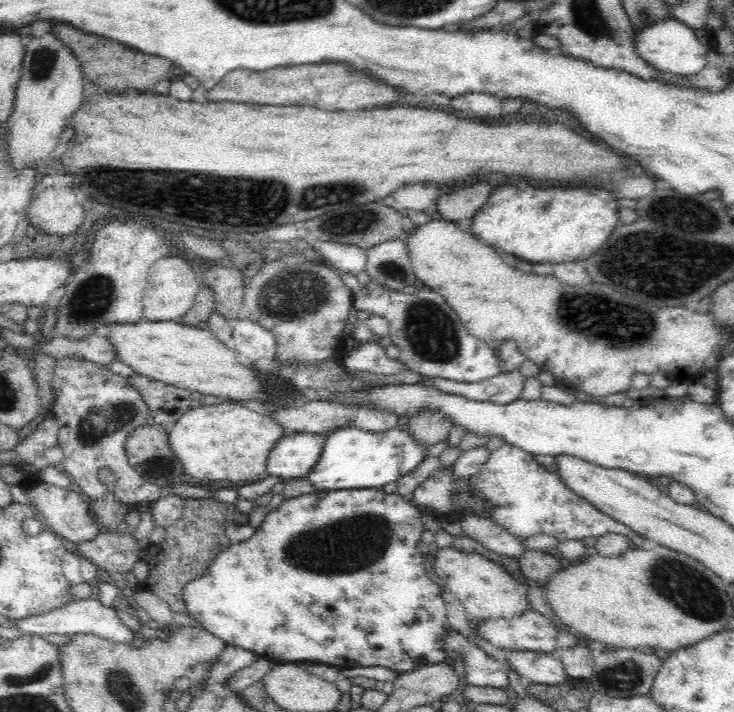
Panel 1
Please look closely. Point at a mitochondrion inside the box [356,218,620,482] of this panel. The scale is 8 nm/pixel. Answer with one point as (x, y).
(430, 333)

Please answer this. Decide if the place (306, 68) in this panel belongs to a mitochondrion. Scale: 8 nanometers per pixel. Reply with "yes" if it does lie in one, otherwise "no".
no

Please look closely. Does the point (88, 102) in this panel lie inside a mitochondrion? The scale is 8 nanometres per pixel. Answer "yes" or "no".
no

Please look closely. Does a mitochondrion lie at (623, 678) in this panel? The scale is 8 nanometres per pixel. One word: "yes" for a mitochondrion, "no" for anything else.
yes

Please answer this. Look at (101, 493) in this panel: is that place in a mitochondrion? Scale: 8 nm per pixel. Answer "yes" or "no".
no

